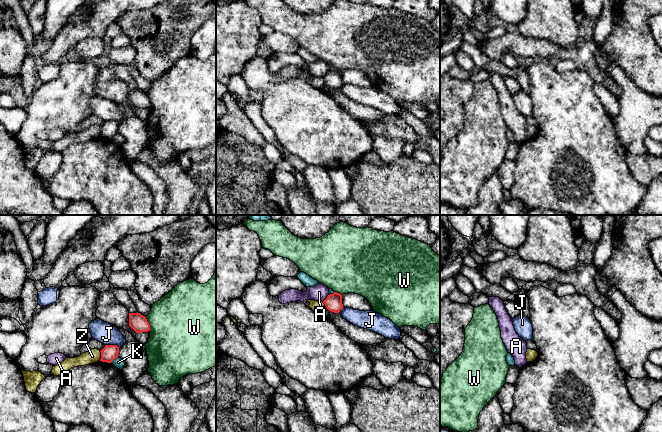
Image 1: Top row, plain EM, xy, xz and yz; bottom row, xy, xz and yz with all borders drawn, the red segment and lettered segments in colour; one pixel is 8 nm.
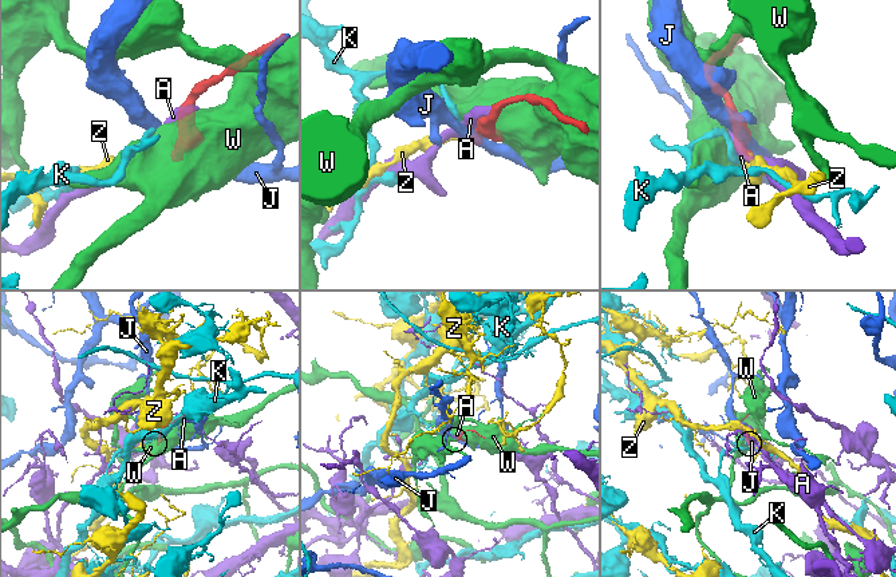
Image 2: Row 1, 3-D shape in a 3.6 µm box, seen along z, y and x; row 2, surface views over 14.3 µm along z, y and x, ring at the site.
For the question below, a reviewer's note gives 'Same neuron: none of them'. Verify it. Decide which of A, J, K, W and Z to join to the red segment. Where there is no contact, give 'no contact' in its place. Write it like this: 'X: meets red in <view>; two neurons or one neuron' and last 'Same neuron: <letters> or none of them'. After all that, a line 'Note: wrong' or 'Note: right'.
A: meets red in xz; two neurons
J: meets red in xy; two neurons
K: meets red in xy; two neurons
W: meets red in xy; two neurons
Z: meets red in xy; one neuron
Same neuron: Z
Note: wrong

